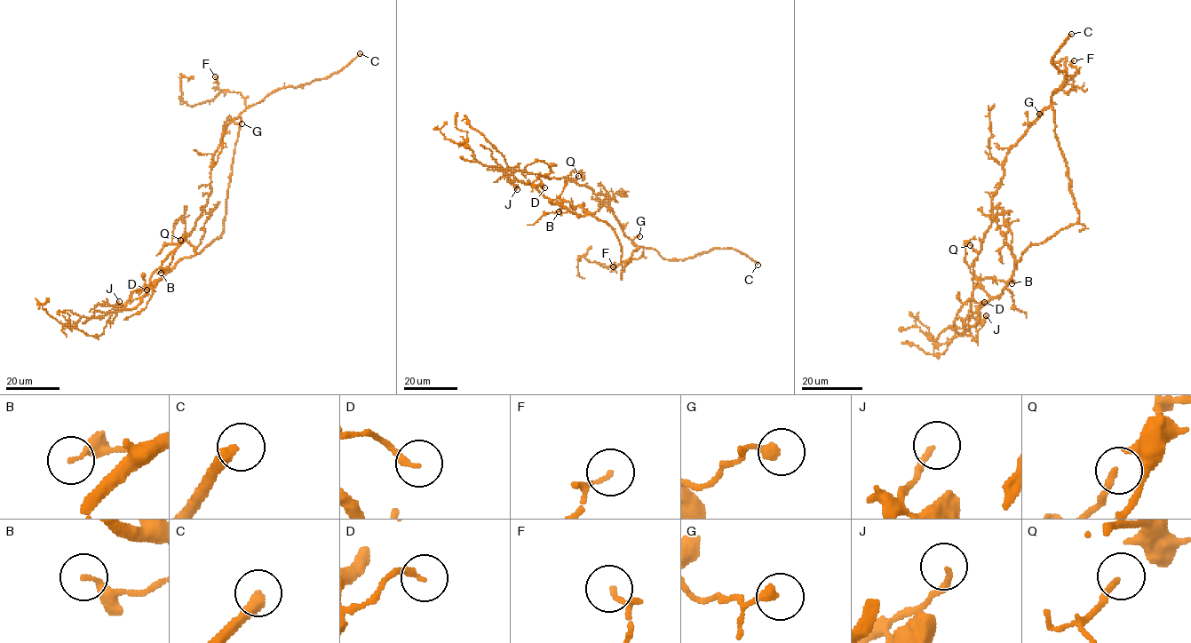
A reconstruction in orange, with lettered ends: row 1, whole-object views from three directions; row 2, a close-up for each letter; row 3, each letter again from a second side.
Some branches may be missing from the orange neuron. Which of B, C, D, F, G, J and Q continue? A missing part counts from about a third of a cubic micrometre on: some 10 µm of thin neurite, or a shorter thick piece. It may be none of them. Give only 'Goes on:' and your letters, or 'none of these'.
Goes on: C, J, Q

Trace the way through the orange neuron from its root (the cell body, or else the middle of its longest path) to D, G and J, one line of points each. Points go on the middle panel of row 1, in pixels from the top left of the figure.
D: (603, 194), (595, 194), (590, 188), (566, 178), (542, 176), (533, 184), (544, 187)
G: (603, 194), (609, 198), (610, 210), (625, 235), (631, 239), (639, 236)
J: (603, 194), (595, 194), (590, 188), (566, 178), (544, 176), (532, 184), (514, 179), (512, 184), (517, 189)

